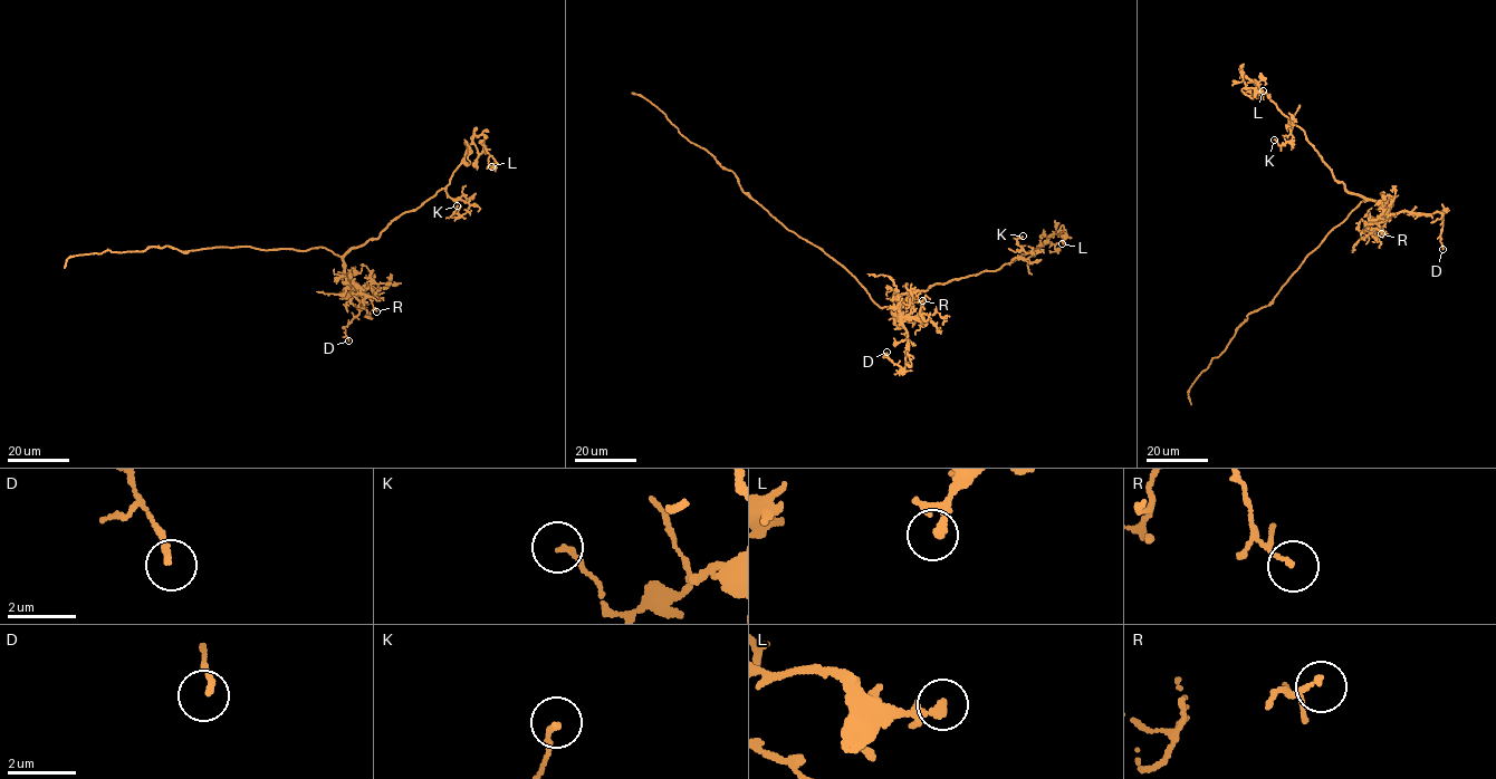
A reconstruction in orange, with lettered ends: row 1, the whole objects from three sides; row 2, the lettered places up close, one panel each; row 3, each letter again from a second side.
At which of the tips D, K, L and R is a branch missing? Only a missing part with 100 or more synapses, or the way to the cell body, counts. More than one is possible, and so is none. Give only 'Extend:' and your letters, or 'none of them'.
Extend: none of them

